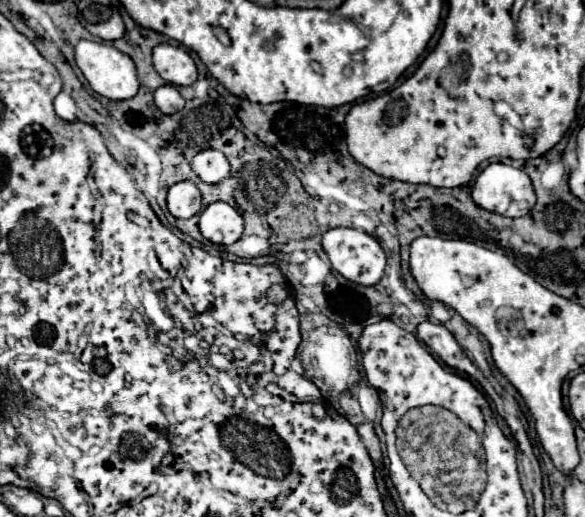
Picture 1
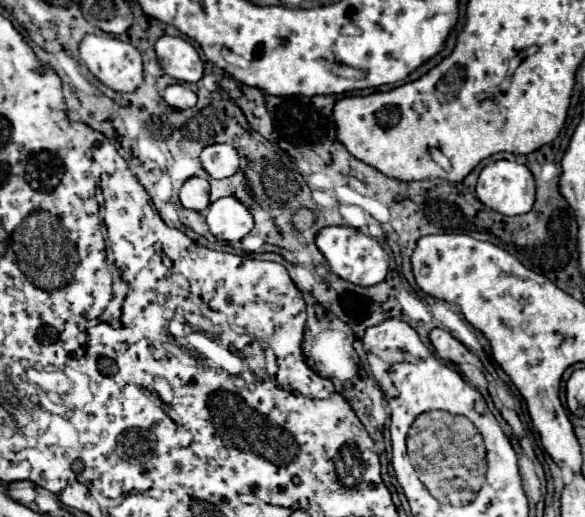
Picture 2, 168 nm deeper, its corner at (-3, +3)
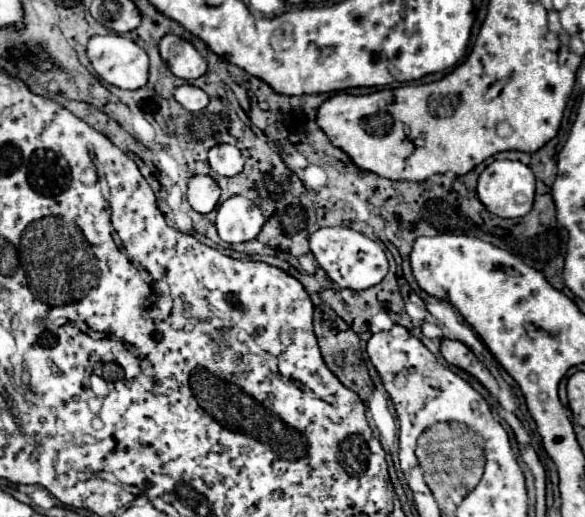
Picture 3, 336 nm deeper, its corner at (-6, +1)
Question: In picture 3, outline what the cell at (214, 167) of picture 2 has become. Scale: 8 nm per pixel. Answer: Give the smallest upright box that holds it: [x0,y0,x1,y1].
[208,144,244,176]

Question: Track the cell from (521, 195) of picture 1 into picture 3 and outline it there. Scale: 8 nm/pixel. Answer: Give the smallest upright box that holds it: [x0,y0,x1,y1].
[478,160,534,218]

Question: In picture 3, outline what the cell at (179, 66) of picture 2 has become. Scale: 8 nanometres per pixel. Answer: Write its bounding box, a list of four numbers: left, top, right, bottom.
[160,34,206,80]

